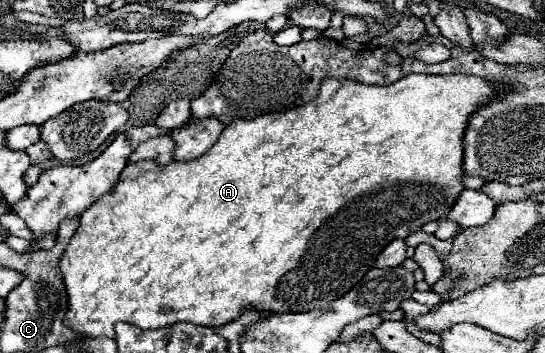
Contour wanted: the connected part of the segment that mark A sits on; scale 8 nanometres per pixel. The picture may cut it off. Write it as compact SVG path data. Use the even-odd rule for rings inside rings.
M455 73L455 75L407 75L391 85L363 85L359 81L353 79L343 79L343 77L327 77L323 79L321 87L319 87L319 95L315 97L315 101L311 101L309 105L301 105L301 107L293 107L293 109L285 109L285 111L275 111L275 113L265 113L259 115L255 119L235 119L231 125L225 127L225 131L221 133L221 137L217 139L217 143L199 159L195 161L171 161L163 167L159 167L153 161L137 161L137 163L129 163L119 181L115 183L113 191L103 195L99 201L95 201L95 205L91 205L83 215L81 215L81 227L75 233L75 239L71 239L71 245L67 247L67 251L61 257L61 273L63 273L63 281L67 287L67 295L69 295L69 311L65 315L65 323L75 329L77 333L87 333L87 337L97 337L97 335L107 335L107 337L115 337L113 325L117 321L125 321L125 323L135 323L141 329L159 329L159 327L167 327L173 325L177 321L189 321L193 325L205 325L205 327L215 327L215 325L223 325L229 321L235 321L235 317L241 315L241 311L247 305L255 305L259 311L265 313L299 313L299 311L313 311L313 309L325 309L335 297L341 297L343 293L347 293L351 287L355 287L361 277L373 267L377 253L383 251L383 245L391 243L393 239L405 239L411 233L419 231L425 223L429 221L439 221L441 217L447 217L447 209L451 209L451 205L455 205L455 197L459 197L459 193L465 189L461 179L463 179L463 135L465 129L469 125L469 117L481 109L483 105L491 103L493 99L497 99L501 93L505 91L505 85L501 83L493 83L487 81L483 77L473 77L473 75L463 75L463 73Z

